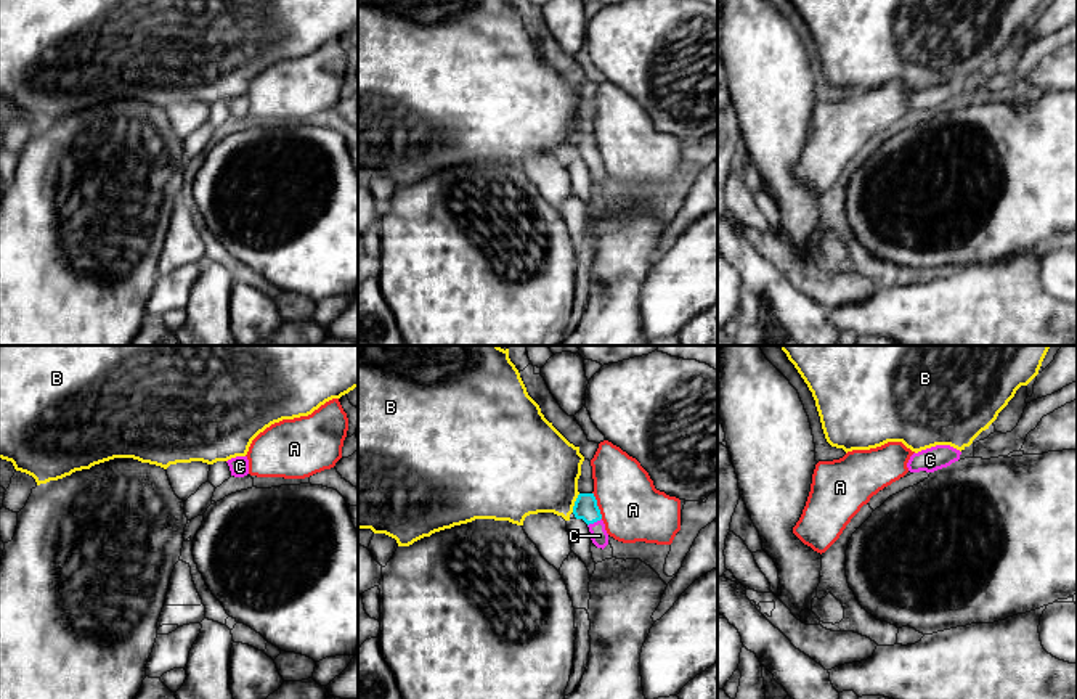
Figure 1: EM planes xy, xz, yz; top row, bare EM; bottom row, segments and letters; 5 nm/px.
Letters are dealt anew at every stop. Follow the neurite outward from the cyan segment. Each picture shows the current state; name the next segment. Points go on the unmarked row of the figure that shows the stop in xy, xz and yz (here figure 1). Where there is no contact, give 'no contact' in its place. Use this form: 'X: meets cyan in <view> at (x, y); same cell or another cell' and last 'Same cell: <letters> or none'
A: meets cyan in xz at (596, 145); another cell
B: meets cyan in xz at (575, 143); another cell
C: meets cyan in xz at (594, 161); same cell
Same cell: C

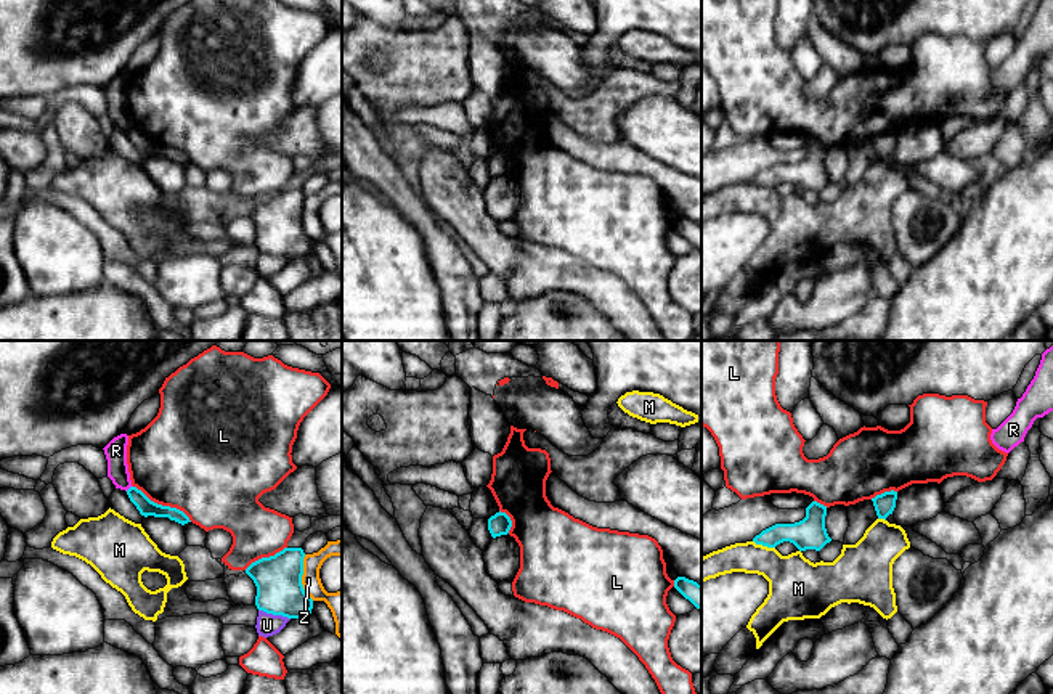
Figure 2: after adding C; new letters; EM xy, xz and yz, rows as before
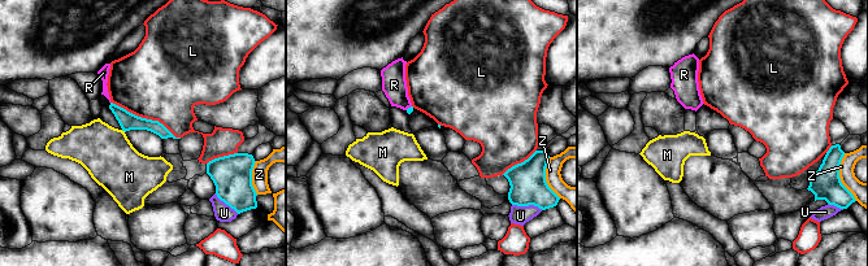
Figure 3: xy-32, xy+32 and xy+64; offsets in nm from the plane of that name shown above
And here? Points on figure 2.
L: meets cyan in xy at (161, 145); another cell
M: meets cyan in yz at (764, 185); another cell
R: meets cyan in xy at (130, 127); another cell
U: meets cyan in xy at (275, 254); another cell
Z: meets cyan in xy at (300, 217); another cell
Same cell: none

